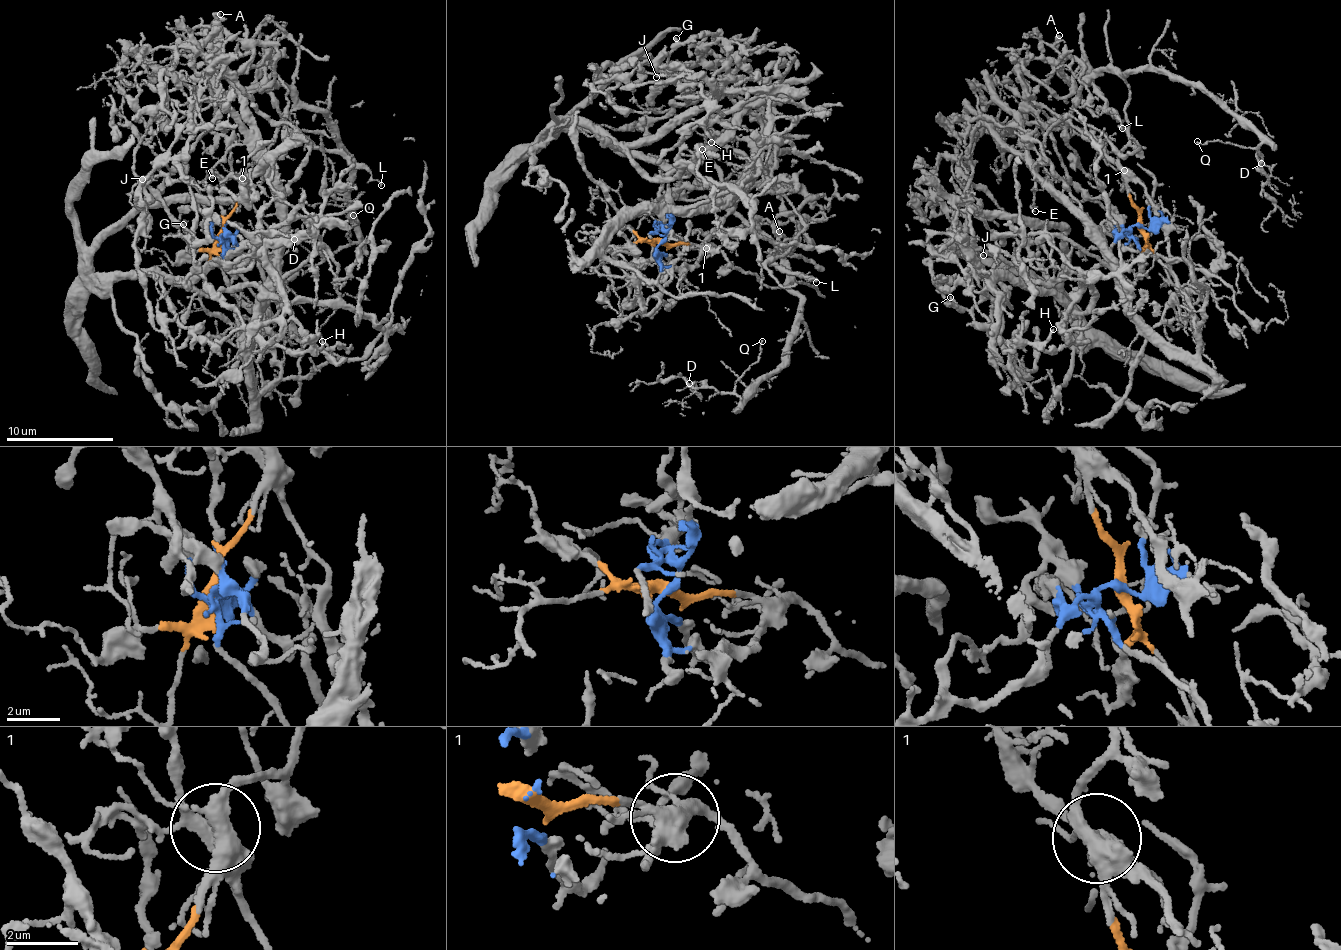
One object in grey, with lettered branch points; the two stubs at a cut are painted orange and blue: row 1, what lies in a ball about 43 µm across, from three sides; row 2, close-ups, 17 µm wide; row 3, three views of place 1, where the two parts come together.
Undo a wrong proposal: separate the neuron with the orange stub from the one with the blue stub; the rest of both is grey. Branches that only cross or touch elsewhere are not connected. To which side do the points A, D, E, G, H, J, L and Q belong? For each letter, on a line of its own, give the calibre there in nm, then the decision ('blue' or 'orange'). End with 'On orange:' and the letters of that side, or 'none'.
A: 280 nm thick; blue
D: 150 nm thick; orange
E: 100 nm thick; blue
G: 170 nm thick; blue
H: 110 nm thick; blue
J: 100 nm thick; blue
L: 130 nm thick; blue
Q: 110 nm thick; orange
On orange: D, Q

